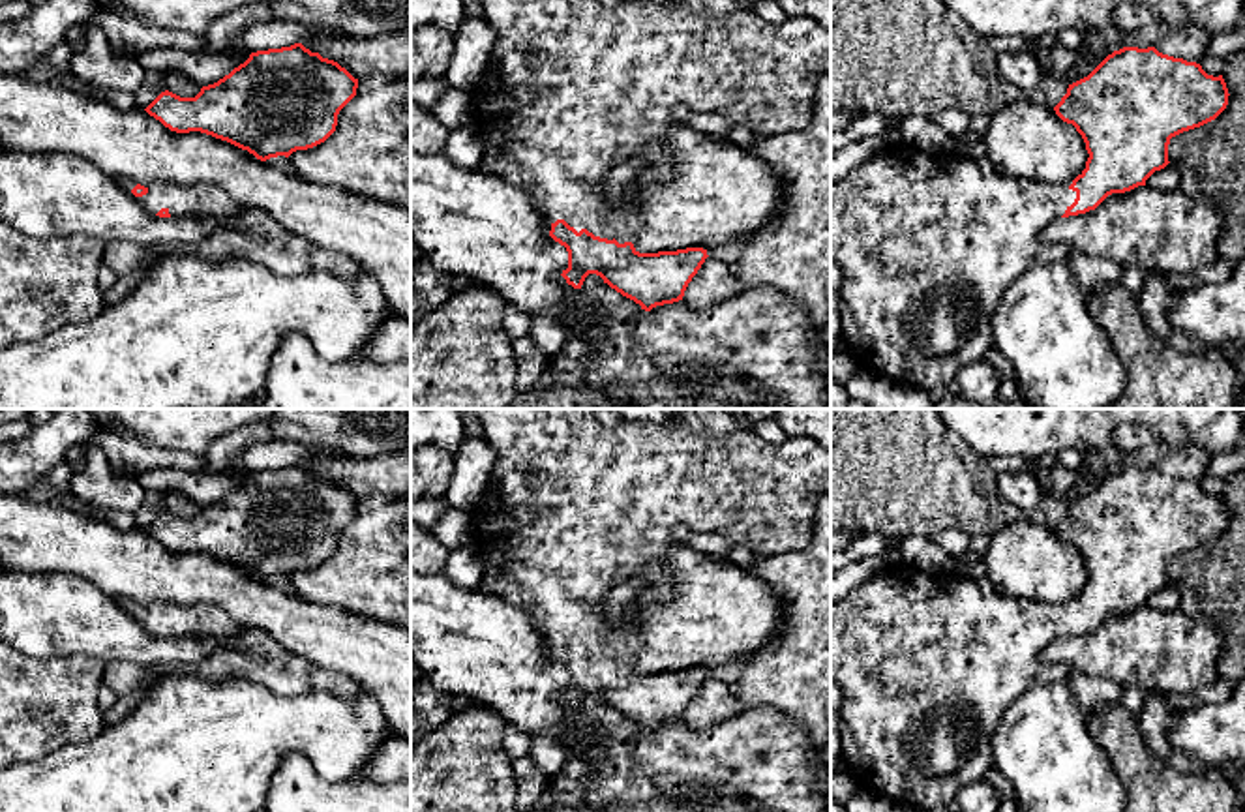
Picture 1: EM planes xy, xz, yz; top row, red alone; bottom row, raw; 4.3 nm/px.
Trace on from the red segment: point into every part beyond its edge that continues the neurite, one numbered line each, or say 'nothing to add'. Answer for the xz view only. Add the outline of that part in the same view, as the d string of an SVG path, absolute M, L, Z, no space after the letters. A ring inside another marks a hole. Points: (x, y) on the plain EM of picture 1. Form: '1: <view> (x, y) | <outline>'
1: xz (572, 509) | M459 409L467 420L478 429L482 439L495 454L495 469L489 476L488 488L472 508L472 540L471 546L482 555L484 570L476 585L482 593L497 593L516 602L536 602L538 617L536 628L544 636L548 649L557 639L564 639L578 653L587 649L594 656L630 662L641 651L641 638L636 628L624 623L611 623L604 611L604 598L626 579L641 579L647 587L639 600L664 596L669 591L669 576L666 572L666 559L671 548L682 546L694 534L720 534L737 546L742 546L759 555L772 555L784 551L799 551L812 540L814 518L818 503L831 491L831 450L802 437L788 437L782 443L767 443L754 431L744 429L737 418L726 409L677 409L669 424L641 424L621 422L613 428L600 424L594 409Z

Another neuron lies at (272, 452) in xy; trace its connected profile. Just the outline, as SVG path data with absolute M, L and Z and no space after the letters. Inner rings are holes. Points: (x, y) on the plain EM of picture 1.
M270 437L253 443L242 452L223 473L257 473L268 469L291 467L315 456L351 458L338 450L324 450L321 446L306 446L292 441Z

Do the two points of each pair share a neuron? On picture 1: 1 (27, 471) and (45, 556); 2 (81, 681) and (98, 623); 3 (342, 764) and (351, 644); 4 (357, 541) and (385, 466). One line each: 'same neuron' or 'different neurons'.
1: different neurons
2: different neurons
3: different neurons
4: different neurons

